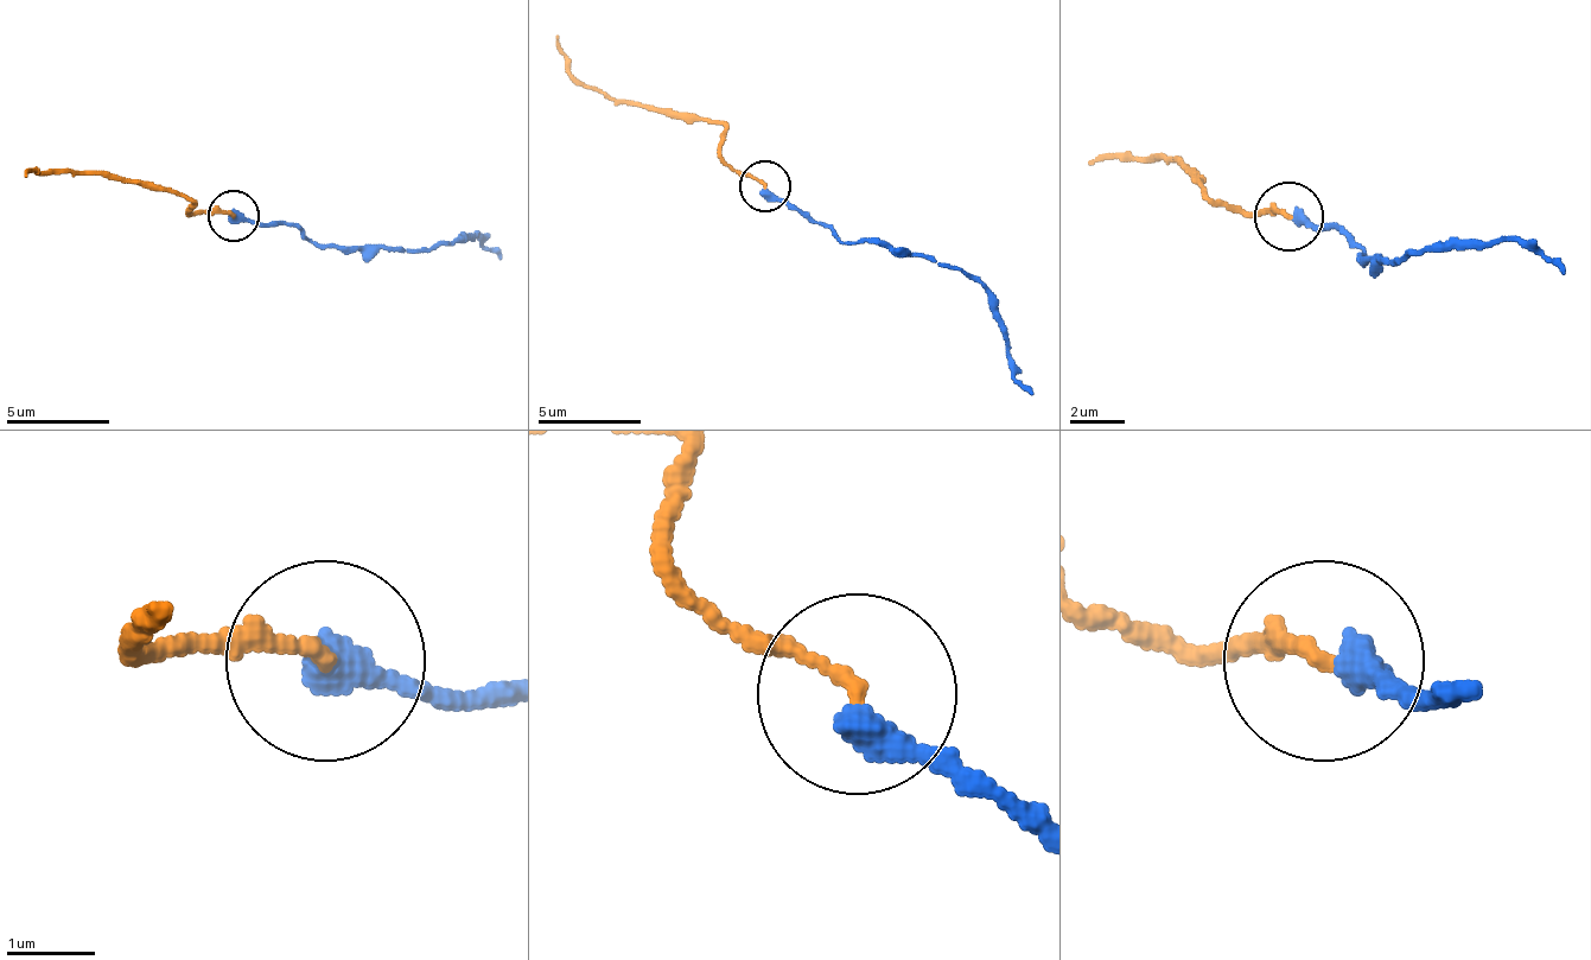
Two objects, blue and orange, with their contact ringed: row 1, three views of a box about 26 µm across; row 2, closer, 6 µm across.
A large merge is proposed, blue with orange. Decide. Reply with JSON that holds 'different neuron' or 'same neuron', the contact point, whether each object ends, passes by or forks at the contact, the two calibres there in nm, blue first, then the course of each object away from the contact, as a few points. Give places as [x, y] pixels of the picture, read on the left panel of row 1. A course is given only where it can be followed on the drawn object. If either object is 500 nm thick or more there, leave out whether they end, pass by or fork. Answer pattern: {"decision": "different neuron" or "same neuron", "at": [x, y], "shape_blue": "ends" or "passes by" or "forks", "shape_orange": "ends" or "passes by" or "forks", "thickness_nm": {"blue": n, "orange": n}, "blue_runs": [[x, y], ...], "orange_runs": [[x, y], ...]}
{"decision": "same neuron", "at": [233, 216], "shape_blue": "ends", "shape_orange": "ends", "thickness_nm": {"blue": 400, "orange": 180}, "blue_runs": [[234, 217], [292, 222], [312, 243], [358, 248], [432, 248], [452, 237], [478, 233], [498, 259]], "orange_runs": [[234, 217], [188, 211], [188, 202], [131, 180], [52, 170], [27, 176]]}

